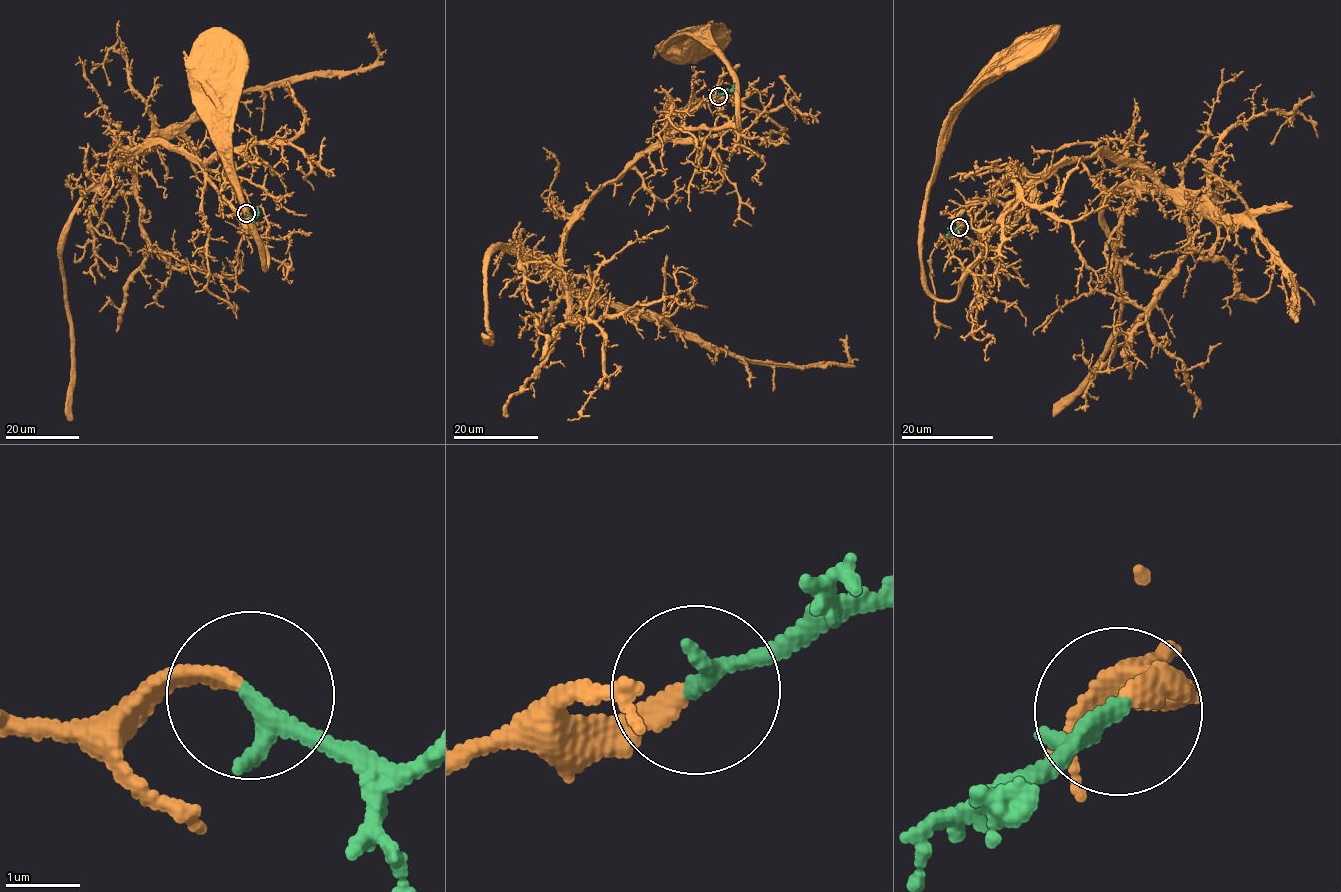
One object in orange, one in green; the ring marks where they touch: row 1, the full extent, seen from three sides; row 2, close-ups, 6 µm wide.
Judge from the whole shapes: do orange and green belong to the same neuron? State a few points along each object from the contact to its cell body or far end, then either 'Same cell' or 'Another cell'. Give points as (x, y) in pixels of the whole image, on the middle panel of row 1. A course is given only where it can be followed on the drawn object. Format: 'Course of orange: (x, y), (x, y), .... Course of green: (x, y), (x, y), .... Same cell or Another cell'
Course of orange: (718, 95), (686, 109), (683, 126), (738, 129), (738, 80), (709, 37), (709, 25), (687, 37), (692, 48). Course of green: (718, 95), (732, 89), (732, 84). Same cell

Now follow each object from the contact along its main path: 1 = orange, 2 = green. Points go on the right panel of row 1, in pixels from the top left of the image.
1: (959, 226), (991, 200), (1004, 206), (957, 295), (937, 300), (922, 229), (943, 124), (1025, 52)
2: (959, 226), (951, 233), (953, 221)

